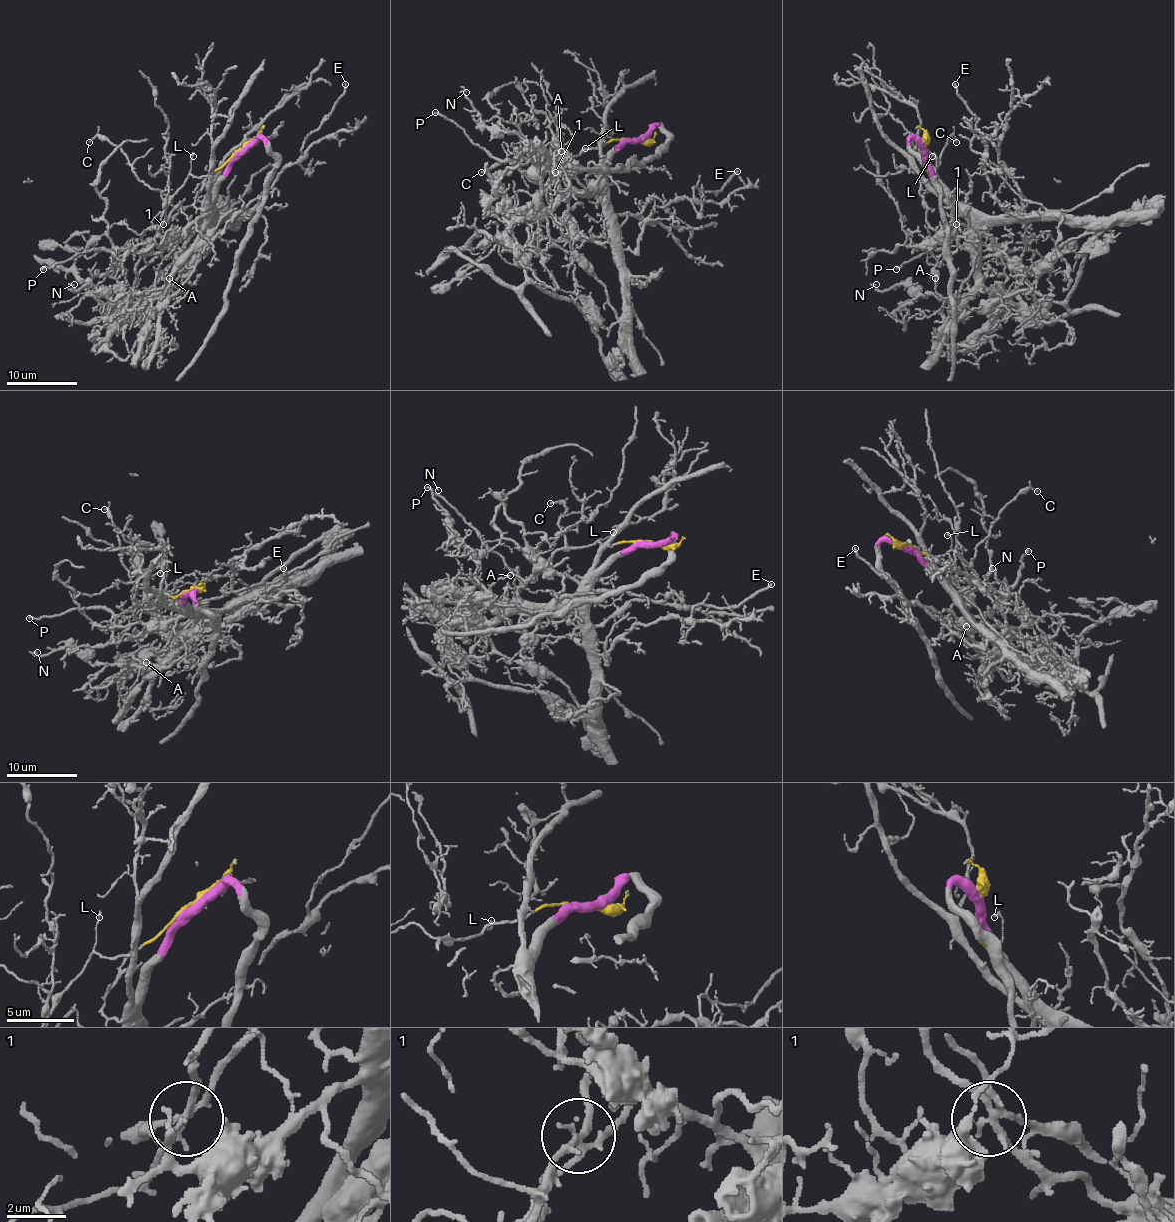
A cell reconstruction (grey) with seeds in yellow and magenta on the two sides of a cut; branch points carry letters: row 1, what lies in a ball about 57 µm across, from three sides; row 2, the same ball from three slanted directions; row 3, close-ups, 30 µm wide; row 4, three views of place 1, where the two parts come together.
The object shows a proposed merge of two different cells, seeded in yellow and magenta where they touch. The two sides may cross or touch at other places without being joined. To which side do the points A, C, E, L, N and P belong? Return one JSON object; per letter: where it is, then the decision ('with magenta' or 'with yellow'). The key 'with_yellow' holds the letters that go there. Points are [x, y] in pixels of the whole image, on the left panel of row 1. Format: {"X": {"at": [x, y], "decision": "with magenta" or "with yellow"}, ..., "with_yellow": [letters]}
{"A": {"at": [169, 278], "decision": "with magenta"}, "C": {"at": [89, 142], "decision": "with yellow"}, "E": {"at": [345, 84], "decision": "with magenta"}, "L": {"at": [193, 156], "decision": "with yellow"}, "N": {"at": [74, 284], "decision": "with magenta"}, "P": {"at": [43, 269], "decision": "with yellow"}, "with_yellow": ["C", "L", "P"]}

